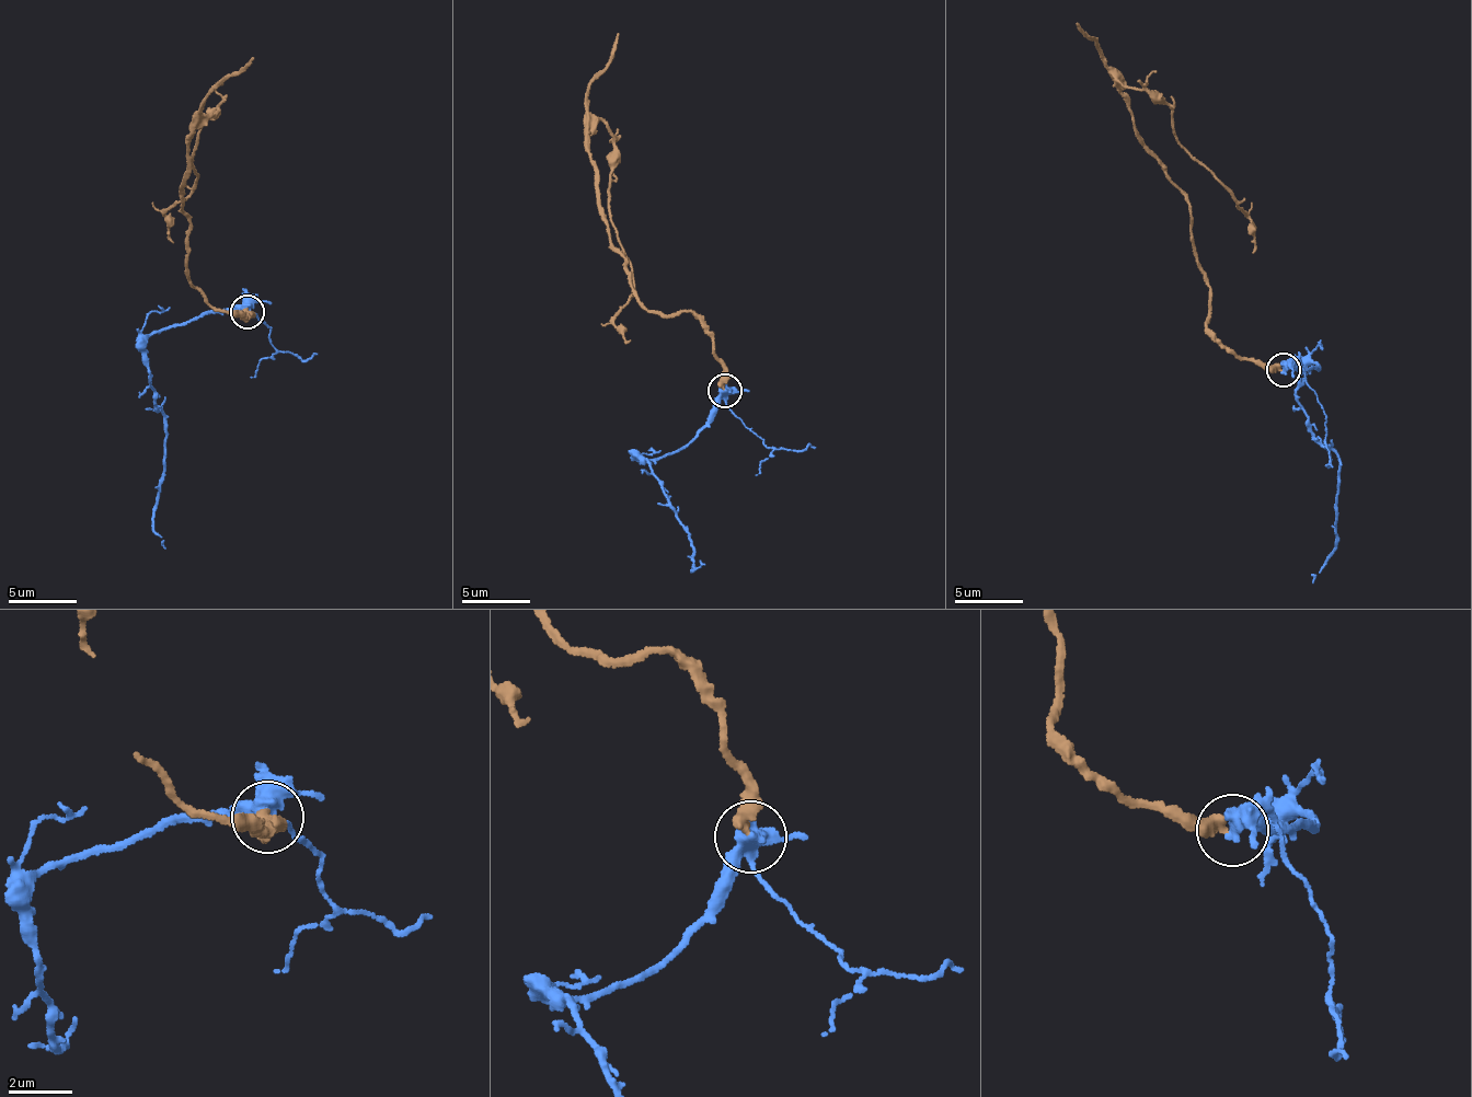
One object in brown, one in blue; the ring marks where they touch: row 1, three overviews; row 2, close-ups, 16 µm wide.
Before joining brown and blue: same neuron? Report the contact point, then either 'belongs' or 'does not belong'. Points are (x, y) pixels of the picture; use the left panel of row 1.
at (248, 311); belongs

